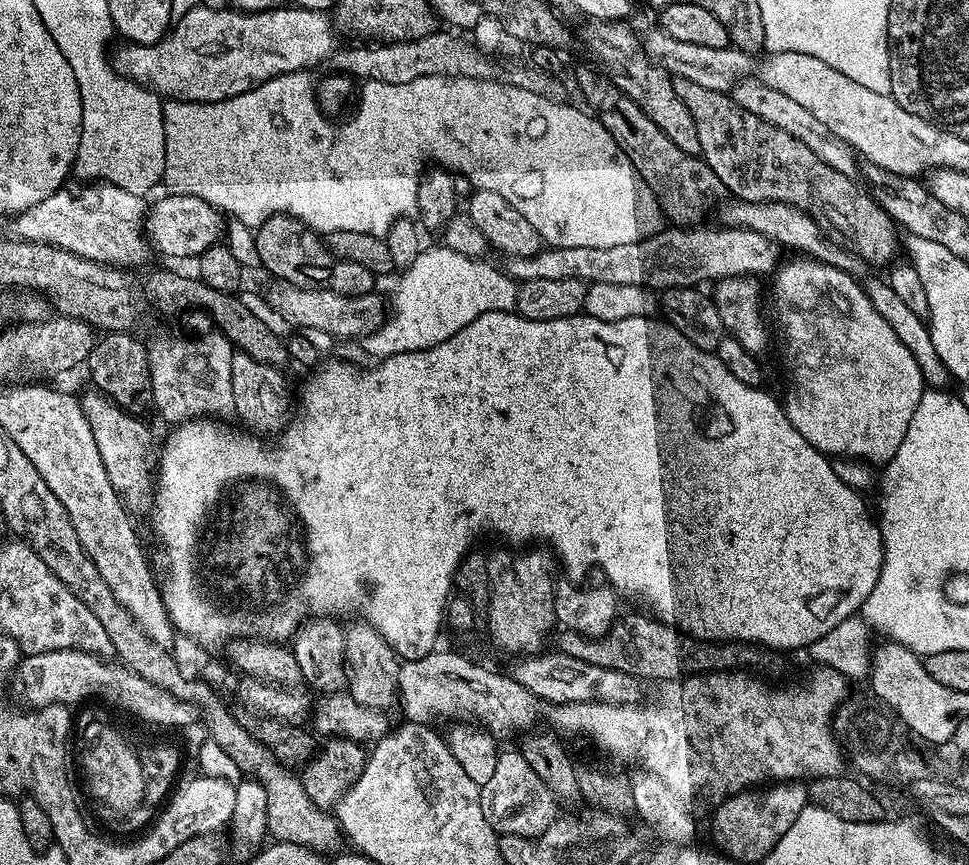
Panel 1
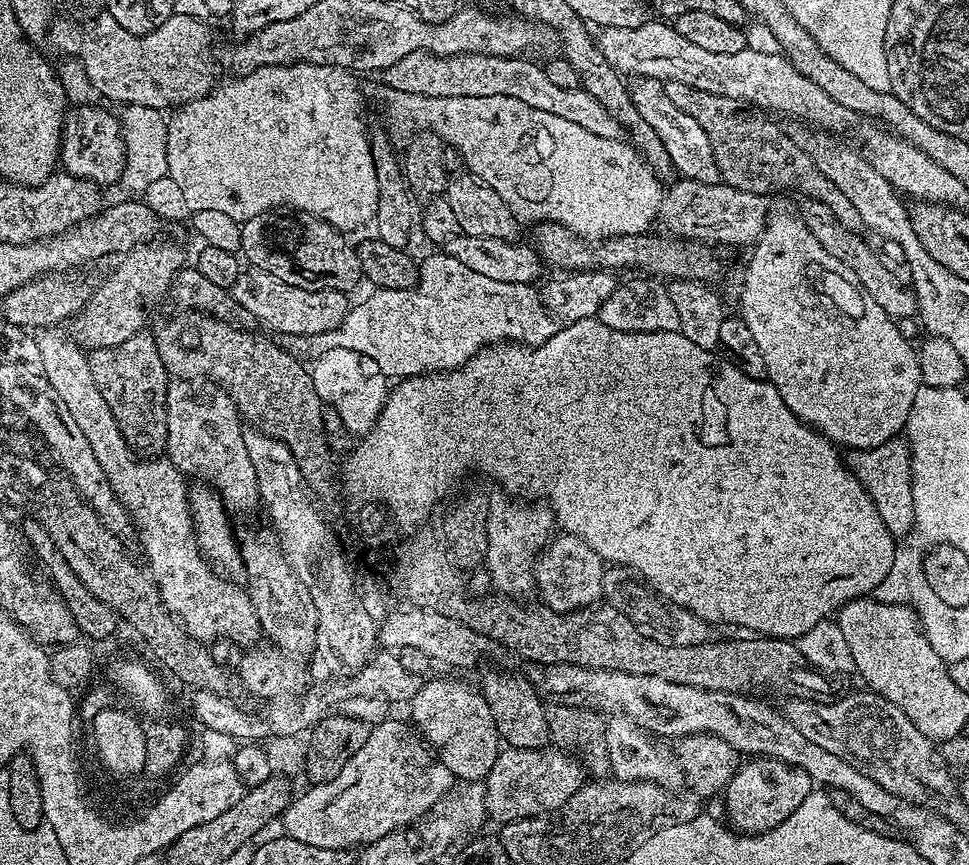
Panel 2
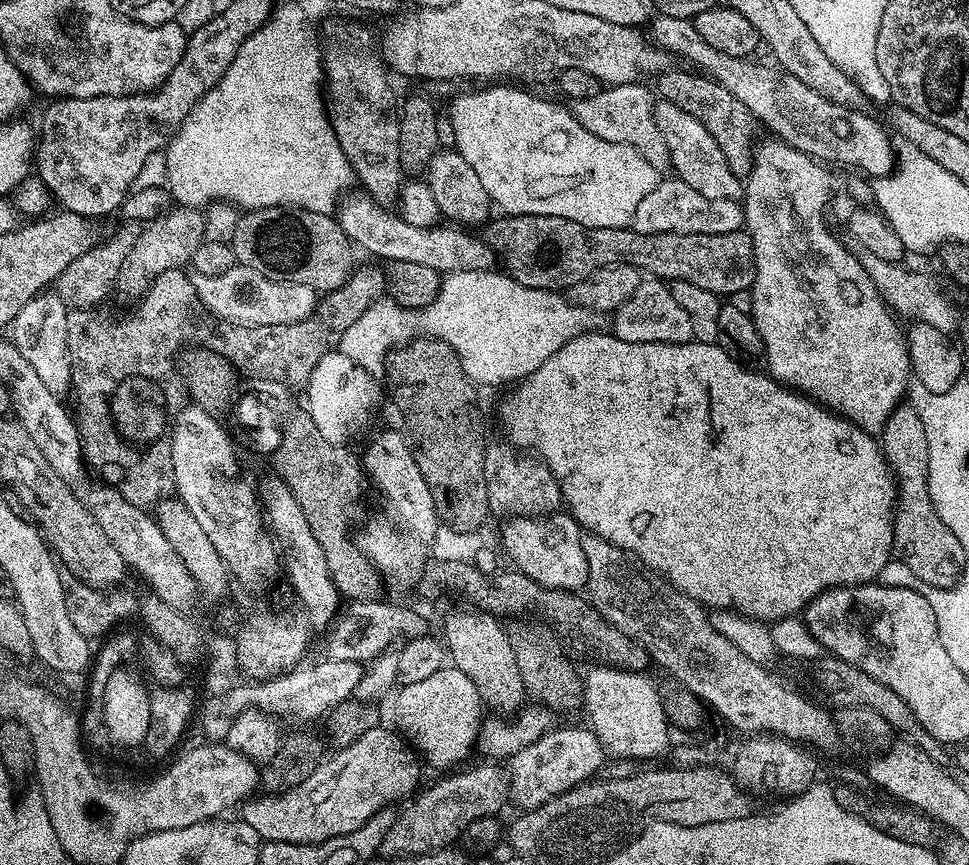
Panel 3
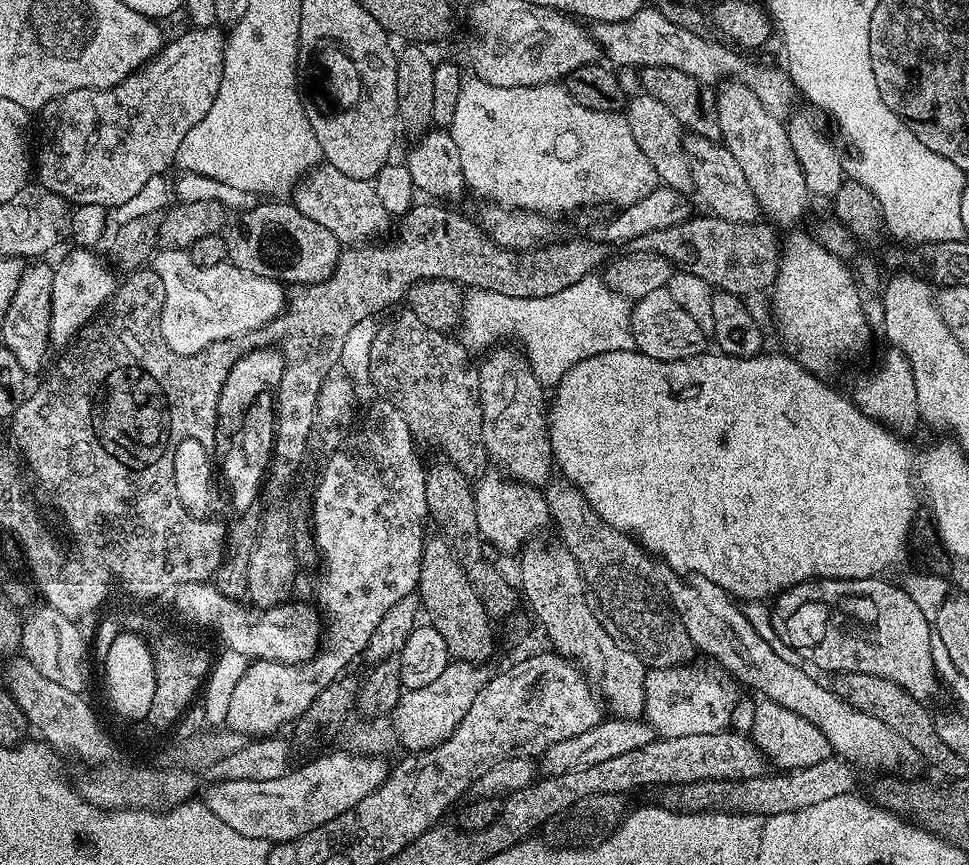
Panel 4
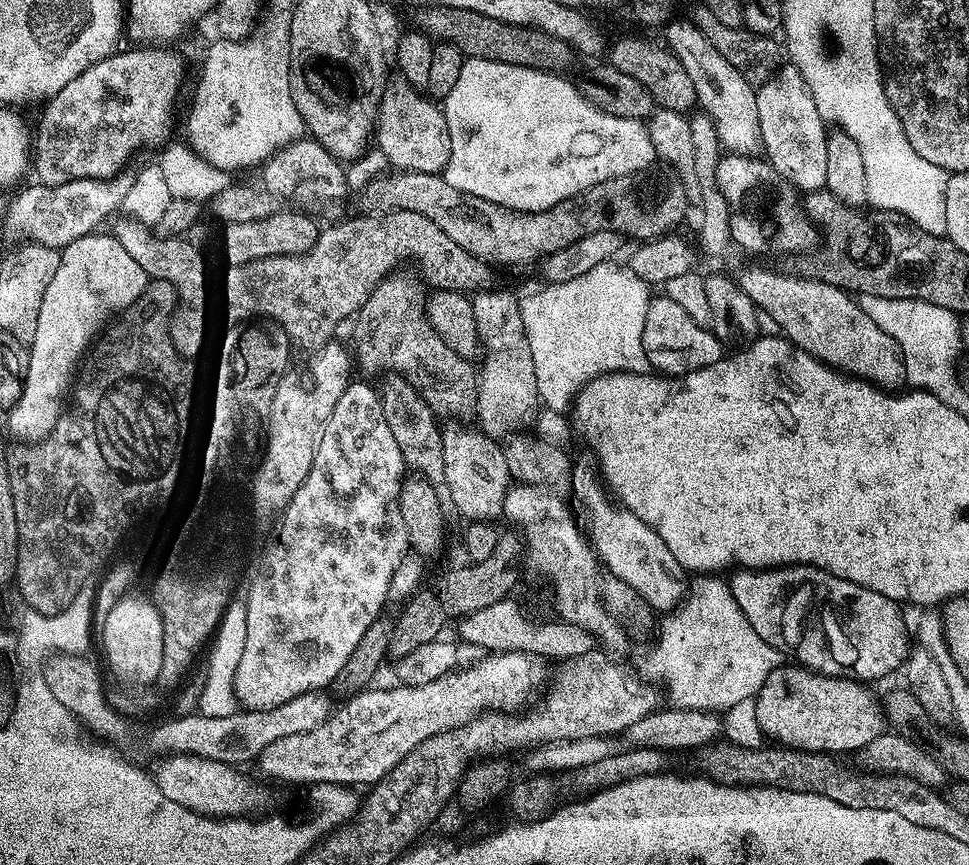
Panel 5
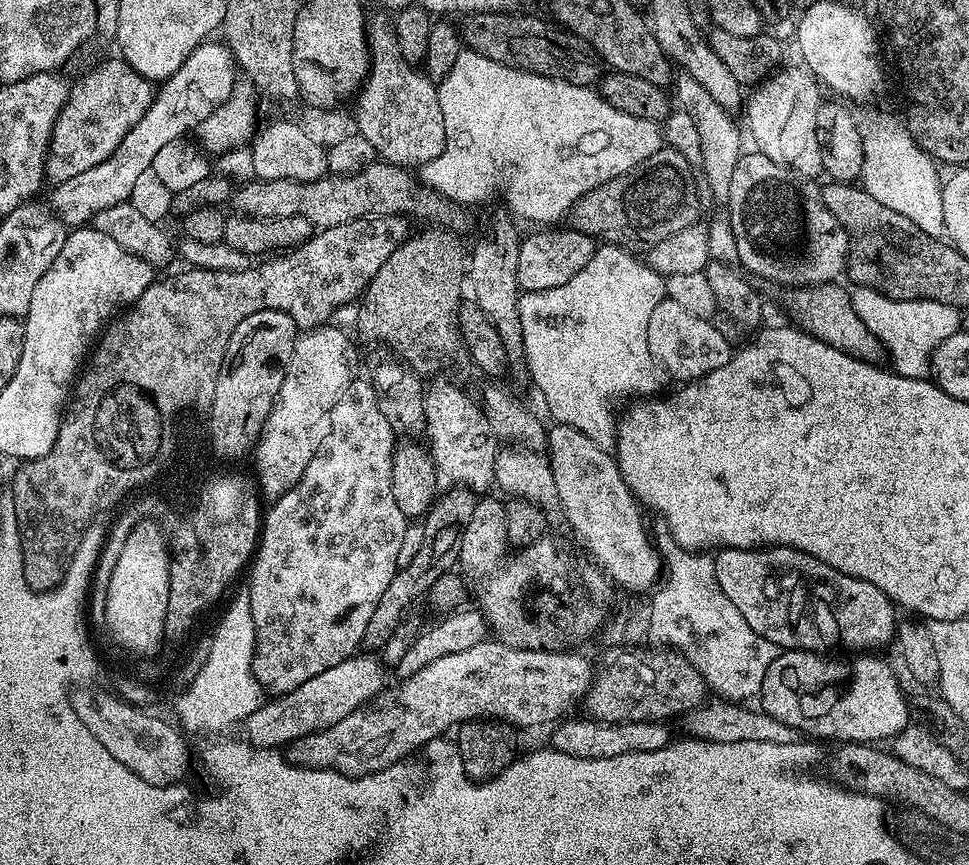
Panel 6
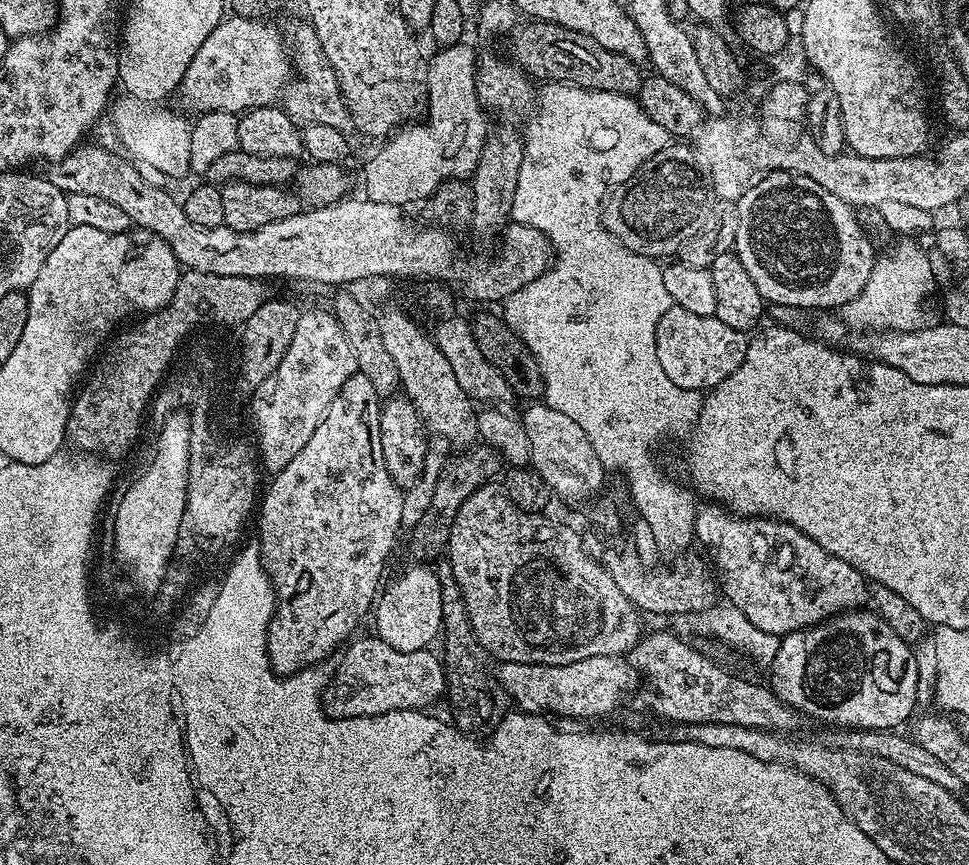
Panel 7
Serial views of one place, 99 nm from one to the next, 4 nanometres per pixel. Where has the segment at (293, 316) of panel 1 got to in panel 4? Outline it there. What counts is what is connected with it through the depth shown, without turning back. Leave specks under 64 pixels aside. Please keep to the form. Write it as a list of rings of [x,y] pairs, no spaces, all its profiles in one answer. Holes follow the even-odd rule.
[[[164,246],[153,255],[150,266],[158,274],[158,278],[162,278],[164,287],[164,309],[160,315],[161,338],[164,339],[164,346],[177,357],[196,356],[211,344],[220,344],[223,340],[232,340],[247,332],[259,333],[272,320],[279,318],[286,307],[286,288],[281,281],[250,274],[250,270],[242,270],[231,262],[218,266],[198,266],[191,251]]]

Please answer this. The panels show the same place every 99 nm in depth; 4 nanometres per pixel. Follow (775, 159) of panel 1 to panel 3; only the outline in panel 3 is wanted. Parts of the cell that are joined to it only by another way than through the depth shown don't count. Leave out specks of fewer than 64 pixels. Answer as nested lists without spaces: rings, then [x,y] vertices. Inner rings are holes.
[[[665,69],[657,75],[654,83],[657,95],[661,100],[674,102],[683,113],[691,114],[702,126],[706,127],[717,142],[719,150],[725,155],[726,162],[732,168],[735,176],[747,177],[752,169],[752,153],[754,151],[754,132],[758,129],[757,121],[738,98],[726,90],[716,80],[712,80],[700,72],[686,70]],[[693,72],[693,73],[692,73]],[[754,138],[754,139],[753,139]]]

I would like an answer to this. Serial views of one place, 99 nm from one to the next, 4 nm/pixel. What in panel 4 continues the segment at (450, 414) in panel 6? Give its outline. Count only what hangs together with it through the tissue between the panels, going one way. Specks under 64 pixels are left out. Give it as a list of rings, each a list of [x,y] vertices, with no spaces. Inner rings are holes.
[[[484,474],[475,481],[474,502],[478,514],[478,530],[489,545],[500,552],[519,553],[529,539],[528,532],[549,527],[548,503],[543,491],[534,484],[522,484],[518,480],[505,478],[503,475]]]

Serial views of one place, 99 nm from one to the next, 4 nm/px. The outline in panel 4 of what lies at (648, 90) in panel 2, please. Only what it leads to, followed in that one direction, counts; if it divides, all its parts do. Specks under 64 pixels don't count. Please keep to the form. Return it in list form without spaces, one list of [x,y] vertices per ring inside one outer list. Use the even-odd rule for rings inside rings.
[[[688,134],[684,138],[686,158],[690,162],[690,172],[694,174],[695,195],[704,199],[708,207],[705,209],[711,215],[721,216],[730,222],[753,223],[761,215],[760,203],[756,201],[750,182],[746,182],[746,174],[742,174],[742,166],[738,166],[734,154],[730,154],[723,143],[708,139],[707,135],[697,134]]]

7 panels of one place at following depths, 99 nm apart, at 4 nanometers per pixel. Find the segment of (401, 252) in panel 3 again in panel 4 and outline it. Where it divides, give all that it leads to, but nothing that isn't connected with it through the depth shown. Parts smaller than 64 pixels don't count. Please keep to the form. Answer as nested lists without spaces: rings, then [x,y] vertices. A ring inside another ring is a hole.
[[[328,162],[321,163],[308,173],[303,183],[295,189],[294,203],[299,212],[306,214],[306,218],[314,218],[314,222],[318,222],[318,226],[326,226],[326,230],[330,230],[330,234],[334,234],[334,238],[338,238],[341,245],[344,246],[375,241],[377,238],[383,237],[380,235],[387,230],[388,223],[390,223],[386,206],[382,206],[373,181],[350,178],[346,174],[342,174],[339,166],[333,166]]]

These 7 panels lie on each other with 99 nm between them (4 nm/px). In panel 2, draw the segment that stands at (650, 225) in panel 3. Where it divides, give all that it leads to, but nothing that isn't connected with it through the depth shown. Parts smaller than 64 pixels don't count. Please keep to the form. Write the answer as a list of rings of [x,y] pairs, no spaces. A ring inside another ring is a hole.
[[[677,179],[677,184],[667,185],[660,199],[659,223],[664,223],[665,233],[682,240],[699,240],[711,245],[748,244],[755,245],[768,221],[768,200],[746,190],[738,190],[726,183],[703,184],[693,180]]]

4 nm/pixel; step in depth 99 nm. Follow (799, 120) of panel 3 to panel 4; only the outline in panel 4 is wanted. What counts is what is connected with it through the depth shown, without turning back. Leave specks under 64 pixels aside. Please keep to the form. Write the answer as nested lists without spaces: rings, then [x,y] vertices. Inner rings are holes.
[[[659,7],[640,8],[634,18],[626,18],[622,22],[593,23],[590,31],[593,38],[600,43],[603,55],[609,56],[614,63],[621,64],[624,68],[639,70],[648,67],[673,67],[690,74],[690,77],[707,86],[738,80],[750,90],[754,90],[754,94],[758,94],[758,102],[762,102],[762,106],[766,106],[770,114],[788,118],[796,108],[794,106],[798,89],[783,67],[767,68],[764,64],[751,64],[744,57],[747,55],[741,54],[735,47],[719,39],[708,40],[707,35],[690,34],[690,30],[676,26],[674,22],[670,22],[670,18],[666,18],[666,14],[660,12]]]

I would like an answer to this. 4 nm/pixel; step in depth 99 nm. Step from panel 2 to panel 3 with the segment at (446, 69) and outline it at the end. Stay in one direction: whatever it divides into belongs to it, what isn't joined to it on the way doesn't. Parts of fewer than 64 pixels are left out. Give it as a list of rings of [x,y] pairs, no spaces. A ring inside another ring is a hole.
[[[644,82],[635,84],[614,84],[601,87],[593,97],[583,97],[581,100],[573,100],[570,104],[572,116],[590,134],[602,138],[606,142],[618,142],[628,144],[650,166],[657,170],[664,170],[671,165],[670,150],[666,148],[666,141],[662,138],[662,130],[658,130],[658,122],[654,122],[654,92]]]

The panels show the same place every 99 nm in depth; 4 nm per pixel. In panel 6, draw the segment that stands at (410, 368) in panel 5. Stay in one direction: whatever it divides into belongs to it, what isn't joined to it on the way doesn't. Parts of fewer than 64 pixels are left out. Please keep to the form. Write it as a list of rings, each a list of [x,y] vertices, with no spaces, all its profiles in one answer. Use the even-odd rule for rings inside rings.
[[[428,226],[425,232],[409,235],[382,262],[382,270],[374,274],[374,278],[365,288],[358,301],[360,309],[356,312],[356,324],[360,332],[368,340],[377,340],[377,345],[387,346],[409,368],[424,378],[432,378],[444,374],[447,368],[456,368],[467,359],[464,339],[460,337],[458,317],[462,297],[460,283],[466,280],[466,244],[457,233],[441,227]]]

